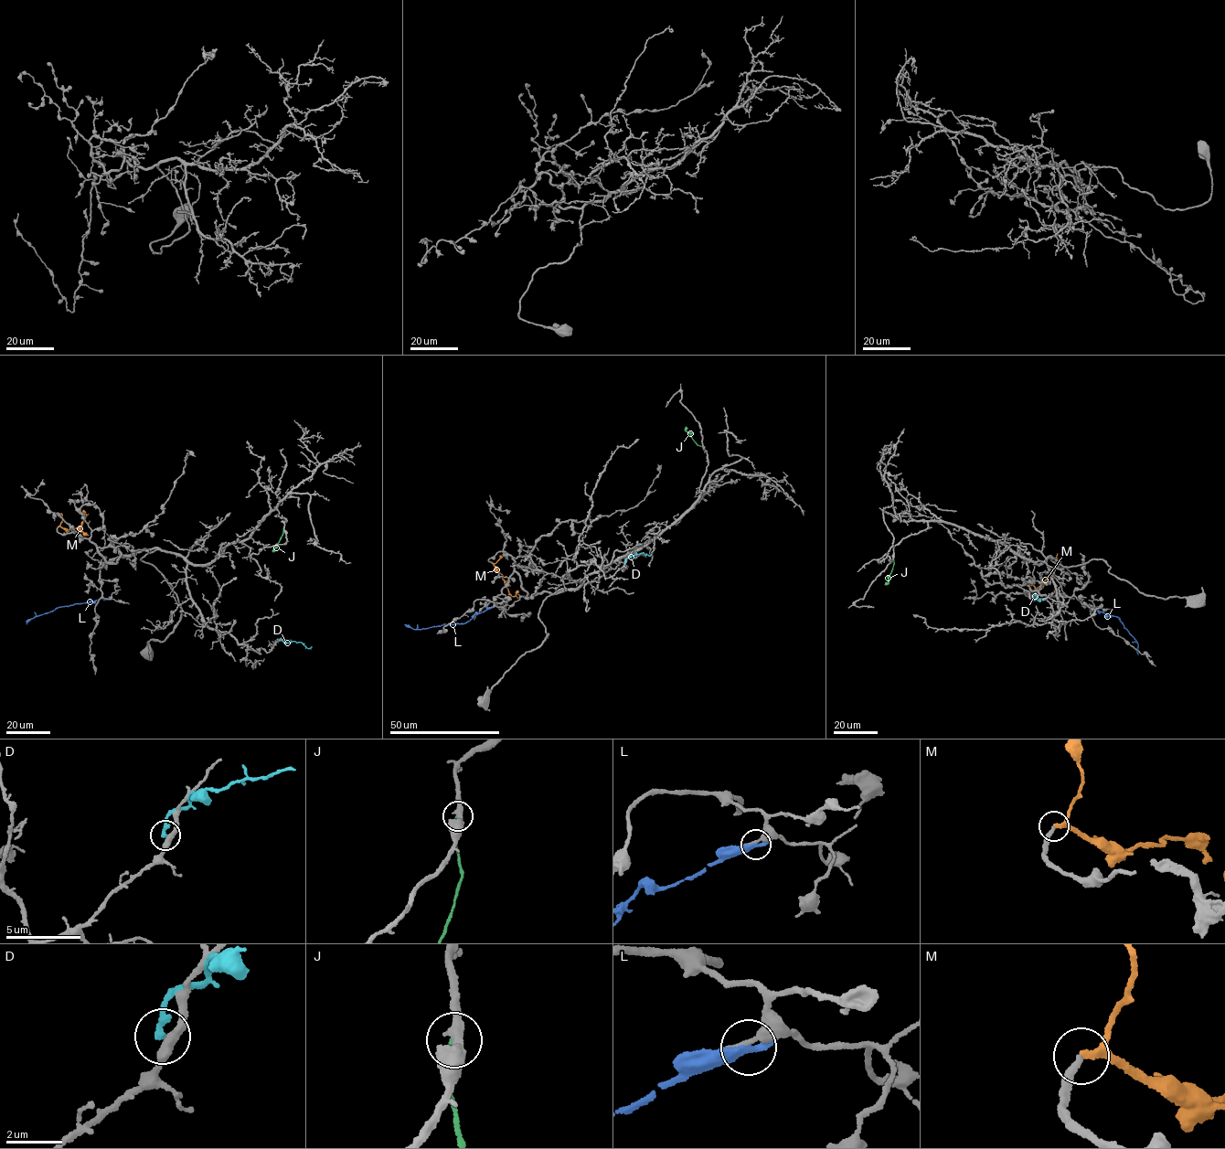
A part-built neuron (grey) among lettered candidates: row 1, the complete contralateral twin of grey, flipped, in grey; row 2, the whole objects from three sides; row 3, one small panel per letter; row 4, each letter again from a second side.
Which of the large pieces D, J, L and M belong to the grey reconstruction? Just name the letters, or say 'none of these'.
M

